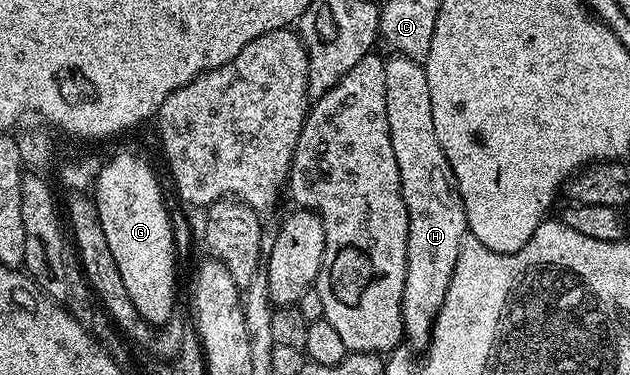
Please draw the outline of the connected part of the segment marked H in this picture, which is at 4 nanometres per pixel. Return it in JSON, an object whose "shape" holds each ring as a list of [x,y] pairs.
{"shape":[[[397,55],[387,56],[385,63],[384,95],[388,107],[388,131],[392,139],[392,155],[396,155],[396,167],[400,167],[402,198],[408,207],[408,263],[402,296],[402,331],[405,344],[411,350],[422,351],[429,346],[430,336],[434,334],[434,321],[444,303],[444,295],[448,295],[448,283],[452,283],[456,259],[468,230],[464,203],[454,181],[454,172],[440,147],[440,139],[436,139],[436,127],[432,127],[432,95],[428,95],[425,68],[417,61]]]}

